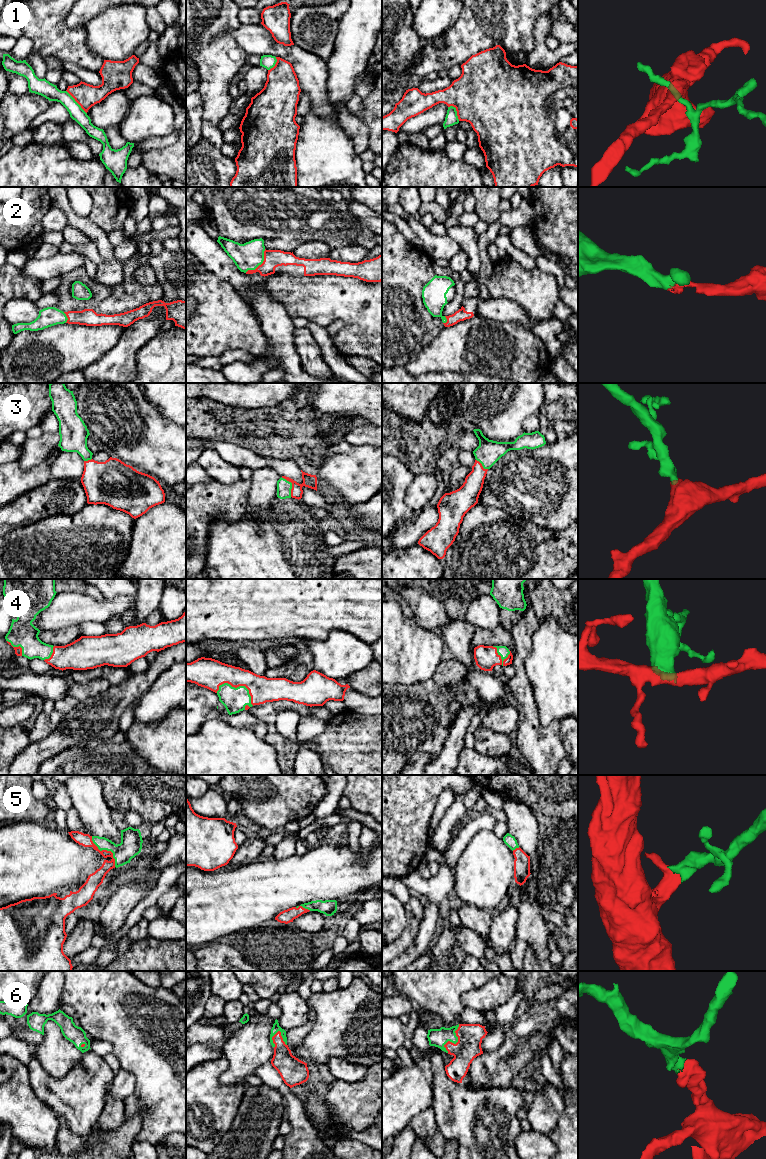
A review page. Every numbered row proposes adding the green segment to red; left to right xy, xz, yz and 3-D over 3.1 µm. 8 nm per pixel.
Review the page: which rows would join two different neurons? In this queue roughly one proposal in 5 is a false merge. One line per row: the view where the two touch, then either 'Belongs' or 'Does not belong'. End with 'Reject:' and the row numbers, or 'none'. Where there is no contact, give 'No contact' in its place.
1: Touches red in xy. Does not belong
2: Touches red in xz. Belongs
3: Touches red in xz. Belongs
4: Touches red in xz. Belongs
5: Touches red in xy. Belongs
6: Touches red in yz. Belongs
Reject: 1

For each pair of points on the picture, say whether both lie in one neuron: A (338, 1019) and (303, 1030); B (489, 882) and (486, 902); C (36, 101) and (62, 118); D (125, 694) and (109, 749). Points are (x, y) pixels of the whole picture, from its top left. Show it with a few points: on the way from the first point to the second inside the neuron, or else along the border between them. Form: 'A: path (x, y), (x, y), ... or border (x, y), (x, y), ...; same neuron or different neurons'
A: border (311, 1004), (315, 1013), (314, 1023), (298, 1047); different neurons
B: path (486, 887), (486, 897); same neuron
C: border (50, 102), (49, 106), (30, 123); different neurons
D: border (109, 740), (102, 742); different neurons

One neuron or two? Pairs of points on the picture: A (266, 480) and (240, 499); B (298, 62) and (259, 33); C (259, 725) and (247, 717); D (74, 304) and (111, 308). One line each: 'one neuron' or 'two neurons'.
A: two neurons
B: one neuron
C: one neuron
D: two neurons

